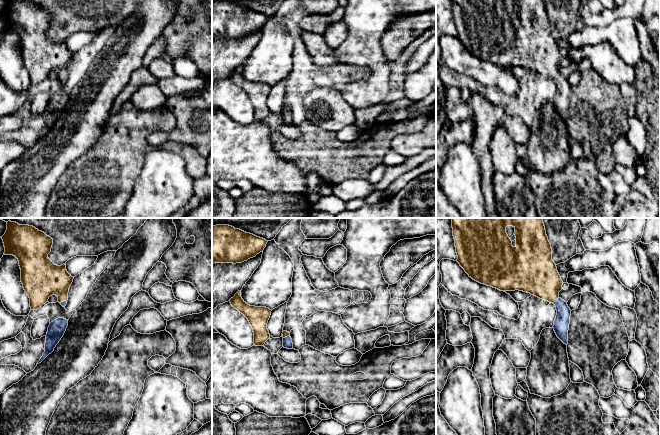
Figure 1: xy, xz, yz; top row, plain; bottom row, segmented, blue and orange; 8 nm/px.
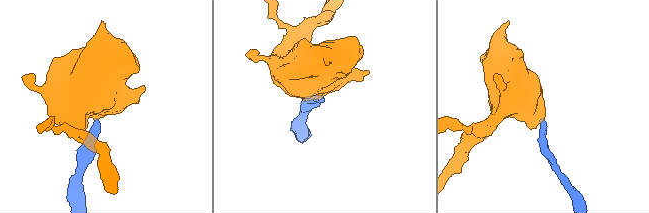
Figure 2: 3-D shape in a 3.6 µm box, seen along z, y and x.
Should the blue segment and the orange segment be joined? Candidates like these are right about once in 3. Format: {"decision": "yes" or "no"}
{"decision": "yes"}

